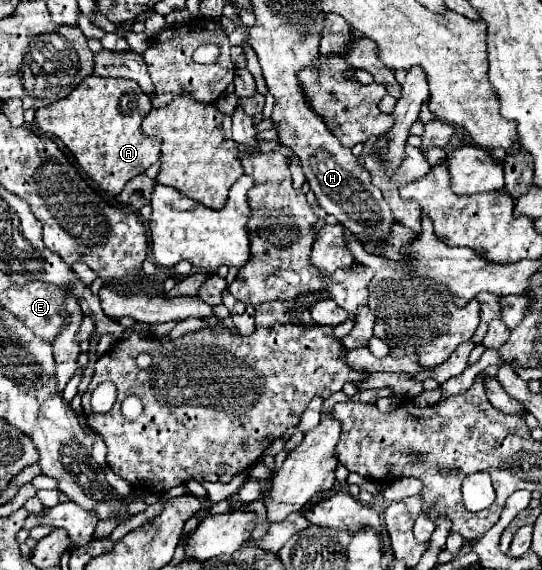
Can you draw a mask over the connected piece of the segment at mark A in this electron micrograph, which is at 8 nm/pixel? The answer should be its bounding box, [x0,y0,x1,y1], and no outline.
[35,77,161,195]

